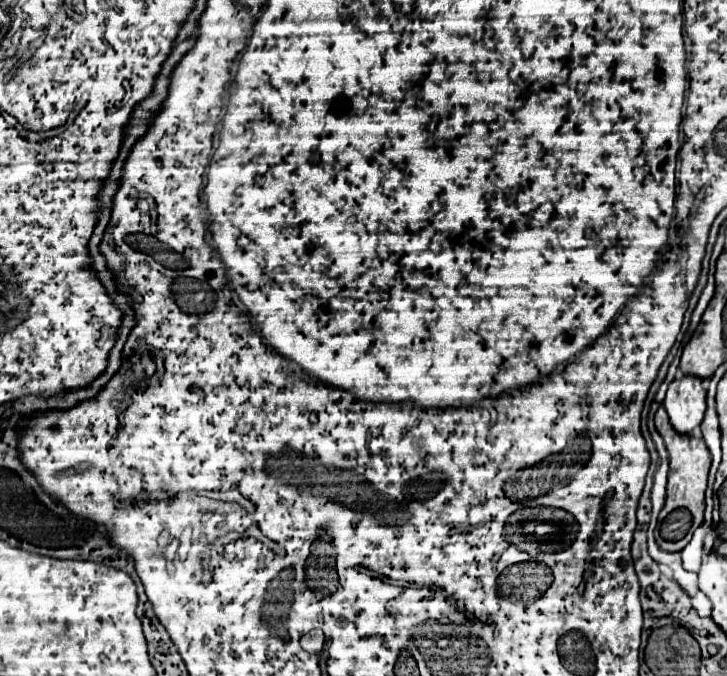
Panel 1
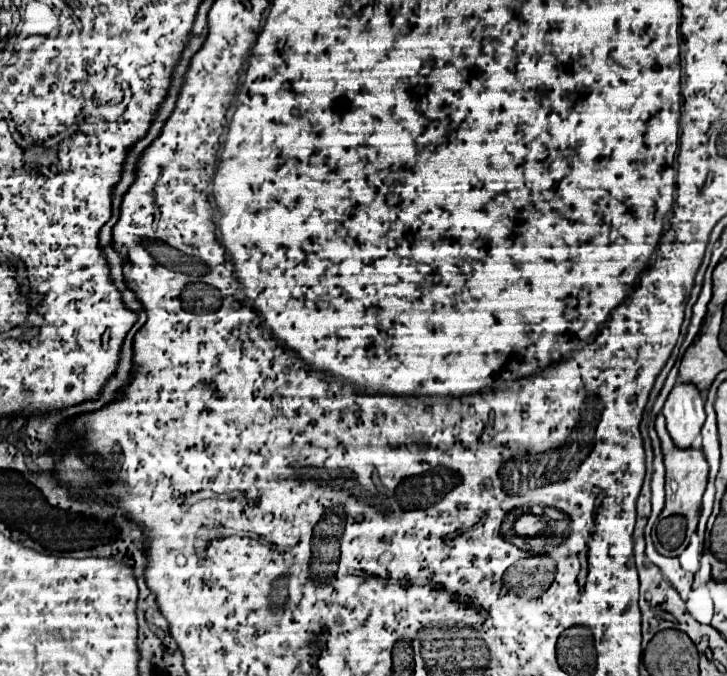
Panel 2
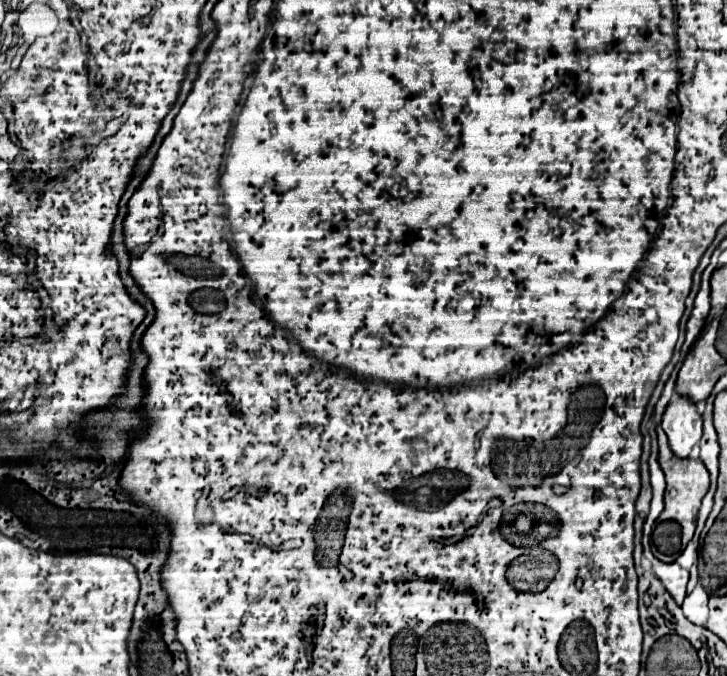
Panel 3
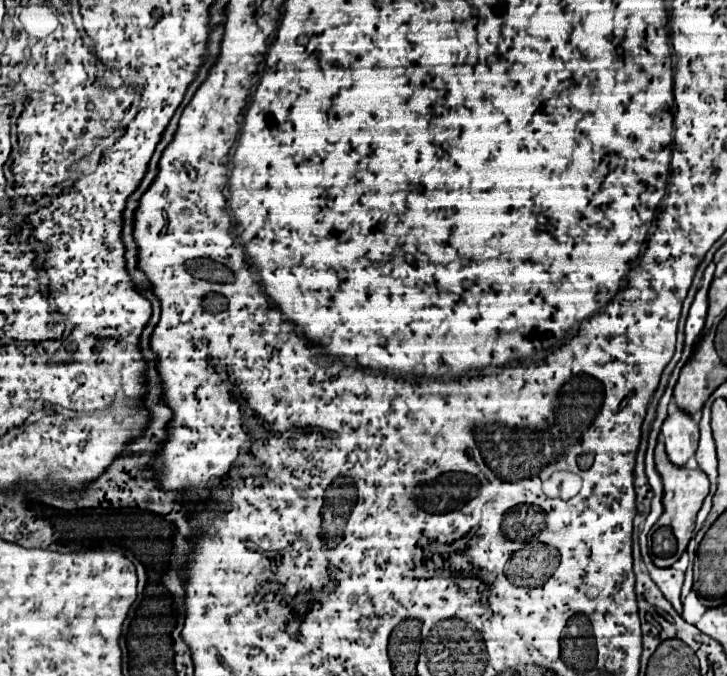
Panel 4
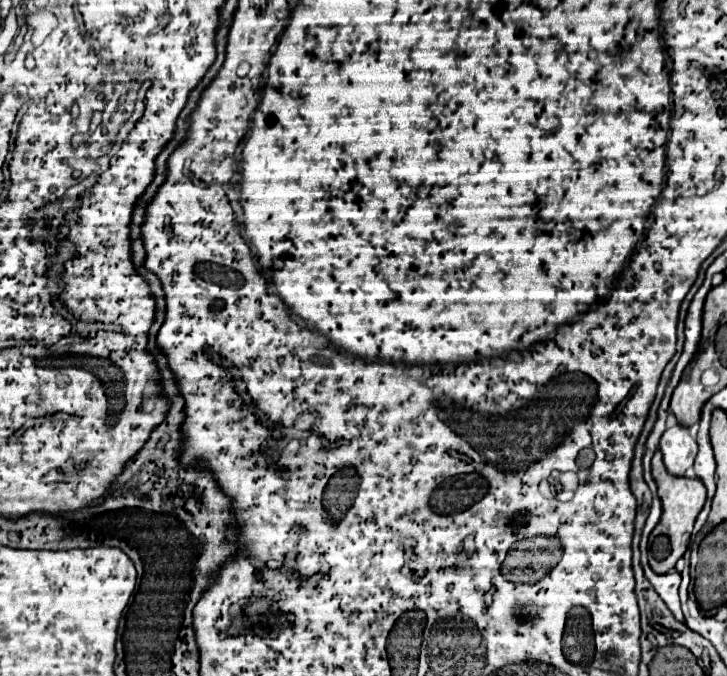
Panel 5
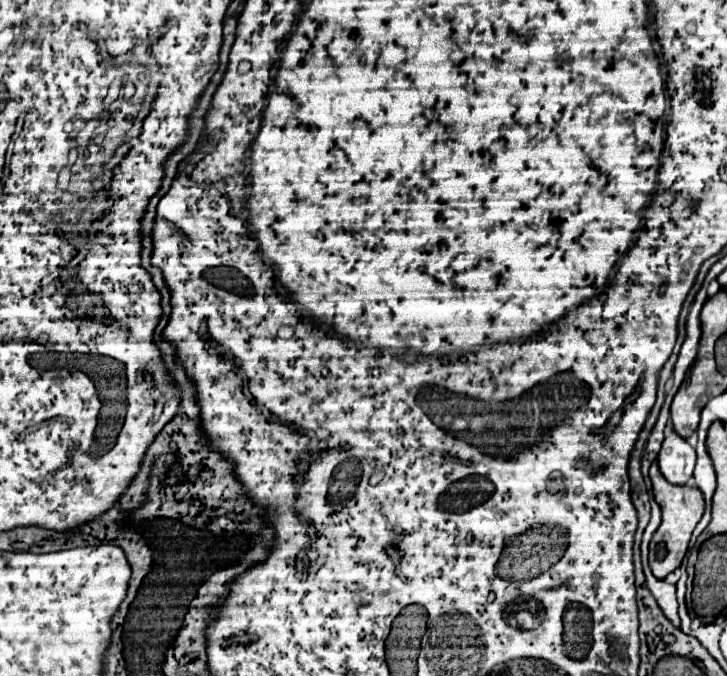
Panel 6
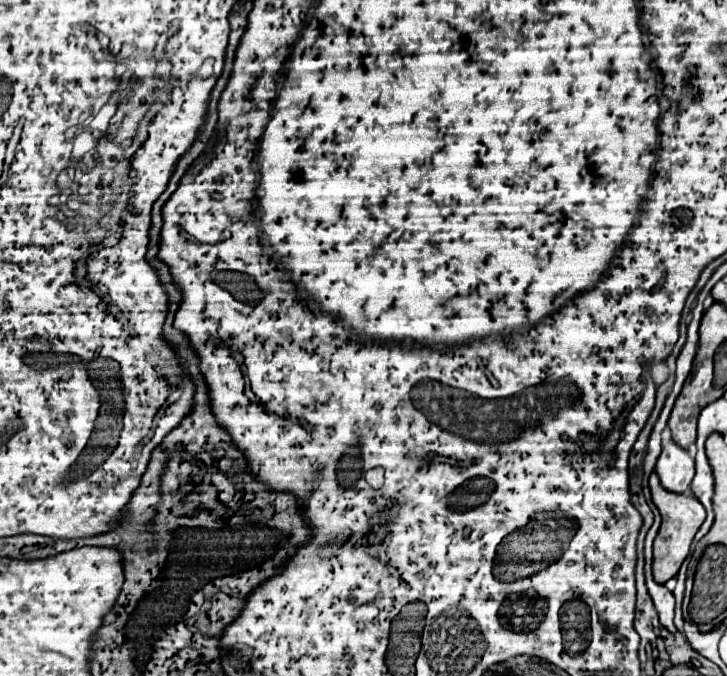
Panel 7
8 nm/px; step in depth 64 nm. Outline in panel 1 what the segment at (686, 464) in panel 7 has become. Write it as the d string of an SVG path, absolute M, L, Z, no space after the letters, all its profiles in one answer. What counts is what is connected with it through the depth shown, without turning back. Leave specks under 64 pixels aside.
M694 376L674 380L666 392L664 408L678 434L692 434L706 412L706 390L702 380Z

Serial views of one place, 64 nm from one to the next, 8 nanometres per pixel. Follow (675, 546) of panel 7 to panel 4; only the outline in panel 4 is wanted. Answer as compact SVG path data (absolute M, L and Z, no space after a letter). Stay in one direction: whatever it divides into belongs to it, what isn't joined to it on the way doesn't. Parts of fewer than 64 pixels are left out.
M662 442L656 444L654 464L656 464L656 472L660 474L662 484L664 484L664 498L662 498L664 511L662 516L660 516L660 520L658 520L653 527L670 528L672 534L676 536L676 554L668 557L652 556L652 562L654 562L656 566L666 568L666 566L672 566L672 564L682 556L682 552L686 550L686 546L688 546L690 540L693 538L696 515L698 514L698 510L702 508L704 498L708 496L710 484L708 484L708 478L704 476L704 472L698 470L698 468L696 468L696 470L690 470L690 468L672 466L672 464L668 462L668 456L666 456L666 452L664 452L664 444L662 444Z

